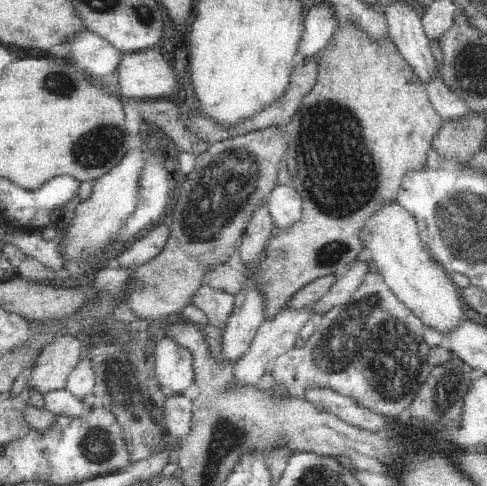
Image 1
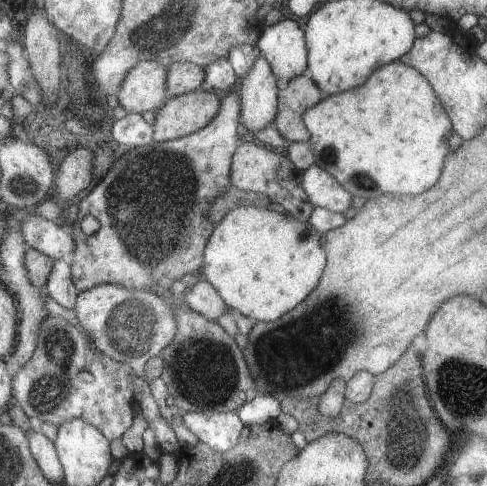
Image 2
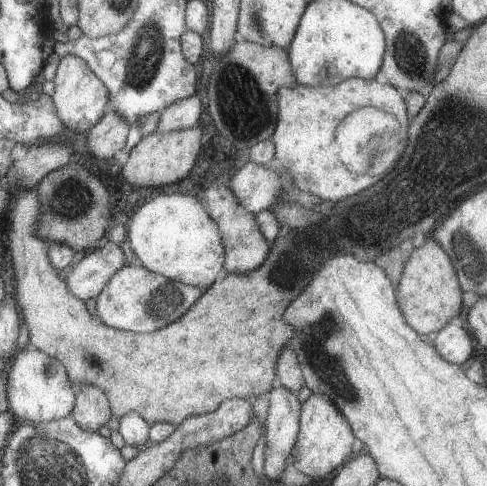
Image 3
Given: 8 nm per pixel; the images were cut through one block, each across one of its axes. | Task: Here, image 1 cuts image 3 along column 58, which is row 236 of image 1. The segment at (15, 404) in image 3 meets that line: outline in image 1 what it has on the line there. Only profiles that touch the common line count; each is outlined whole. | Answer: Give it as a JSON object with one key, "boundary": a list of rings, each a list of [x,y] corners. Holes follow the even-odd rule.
{"boundary":[[[396,198],[382,200],[376,210],[360,224],[358,238],[364,248],[364,258],[372,270],[380,272],[392,292],[414,310],[416,316],[424,318],[426,324],[438,326],[446,332],[458,318],[470,316],[464,302],[460,300],[460,288],[446,276],[446,272],[430,258],[430,248],[420,238],[420,226],[414,214],[410,214]]]}

